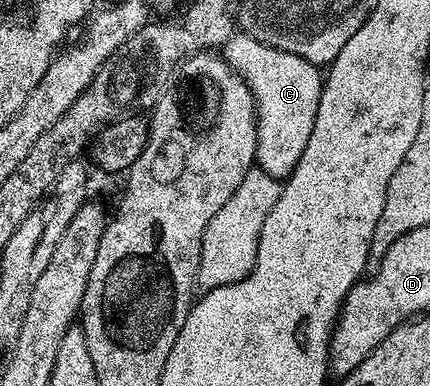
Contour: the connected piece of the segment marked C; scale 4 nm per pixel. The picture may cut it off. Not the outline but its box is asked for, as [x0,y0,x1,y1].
[220,31,324,181]

